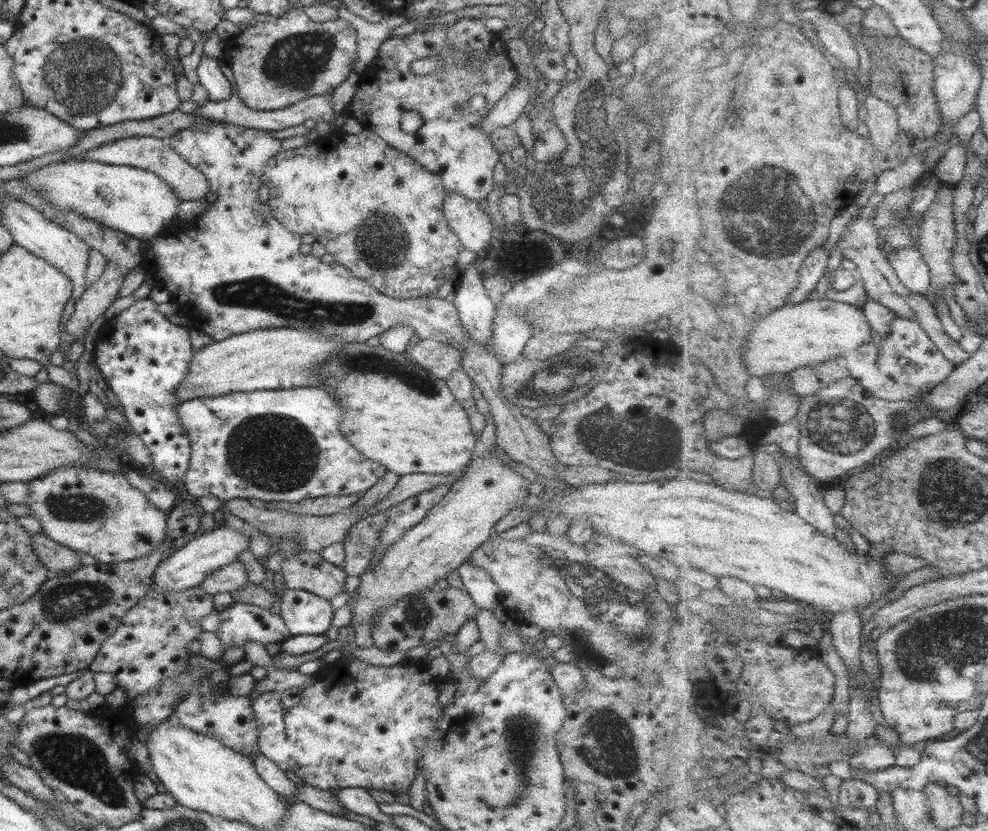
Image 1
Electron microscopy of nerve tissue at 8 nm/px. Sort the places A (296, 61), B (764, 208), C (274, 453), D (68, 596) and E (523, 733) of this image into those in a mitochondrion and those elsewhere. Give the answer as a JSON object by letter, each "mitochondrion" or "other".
{"A":"mitochondrion","B":"mitochondrion","C":"mitochondrion","D":"mitochondrion","E":"mitochondrion"}

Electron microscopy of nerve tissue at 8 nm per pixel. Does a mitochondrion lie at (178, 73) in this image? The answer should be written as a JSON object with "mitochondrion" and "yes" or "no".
{"mitochondrion":"no"}

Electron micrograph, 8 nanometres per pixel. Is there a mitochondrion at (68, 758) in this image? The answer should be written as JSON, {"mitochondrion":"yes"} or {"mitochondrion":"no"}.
{"mitochondrion":"yes"}

